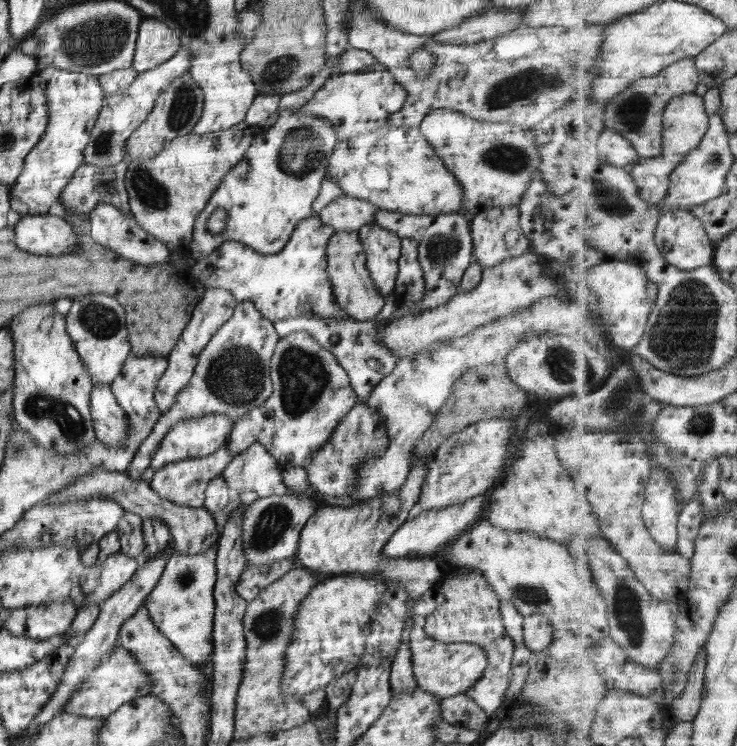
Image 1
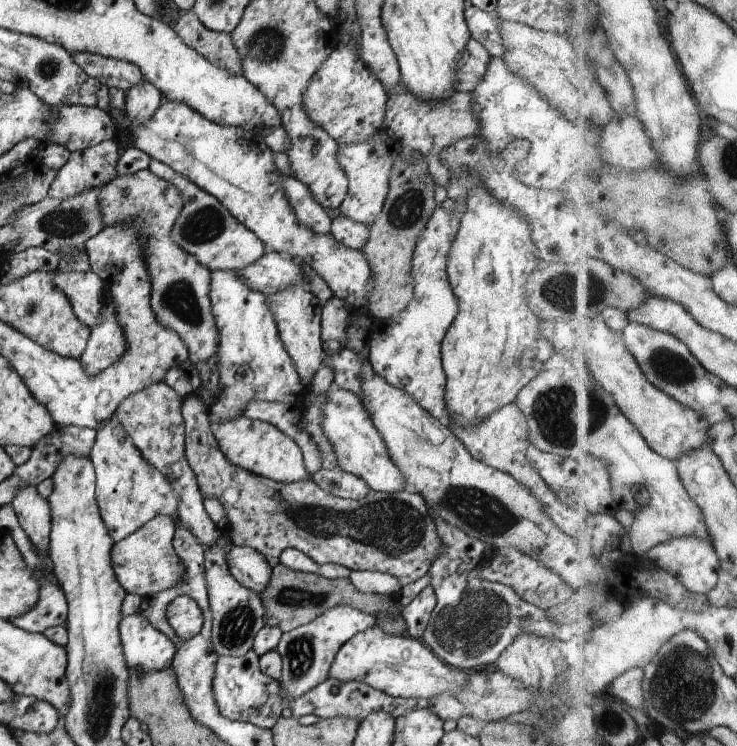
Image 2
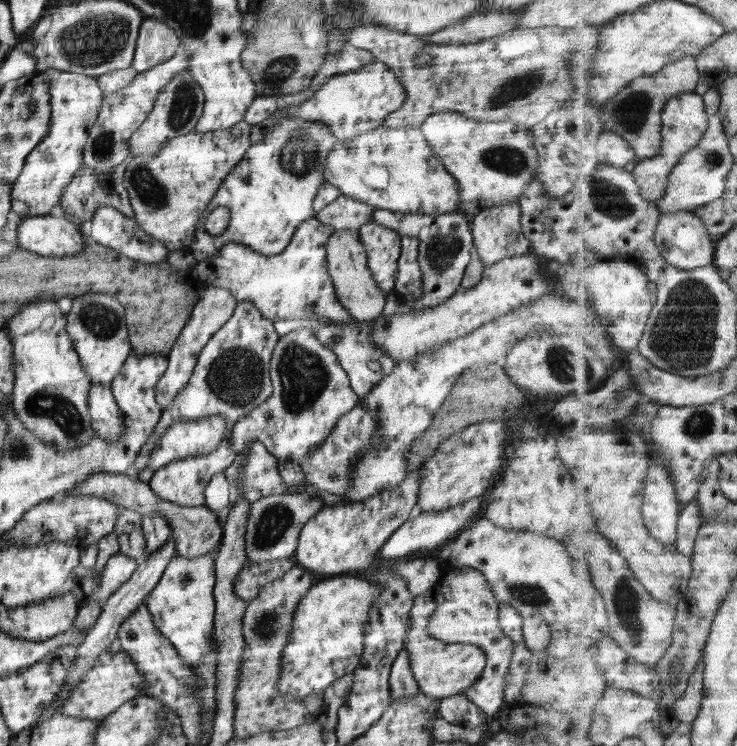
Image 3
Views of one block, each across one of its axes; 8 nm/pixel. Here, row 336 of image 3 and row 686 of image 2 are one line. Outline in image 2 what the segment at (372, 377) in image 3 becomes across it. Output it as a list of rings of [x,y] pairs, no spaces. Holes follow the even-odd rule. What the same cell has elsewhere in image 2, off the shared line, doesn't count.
[[[328,678],[320,683],[316,688],[309,690],[304,696],[291,700],[285,696],[285,689],[279,688],[281,697],[283,698],[283,706],[290,707],[292,716],[299,719],[304,714],[315,714],[321,719],[331,719],[334,717],[344,717],[345,719],[364,720],[371,712],[378,710],[386,711],[394,718],[400,716],[400,700],[402,698],[390,698],[381,690],[371,687],[362,681],[339,681],[335,678]]]

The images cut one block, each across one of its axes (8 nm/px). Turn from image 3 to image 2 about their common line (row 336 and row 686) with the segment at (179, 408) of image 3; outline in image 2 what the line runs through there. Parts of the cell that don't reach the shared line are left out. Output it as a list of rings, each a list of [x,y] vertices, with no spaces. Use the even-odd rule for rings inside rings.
[[[252,649],[239,657],[218,657],[212,688],[220,714],[231,721],[244,721],[263,729],[271,729],[281,717],[284,706],[280,684],[260,670],[259,656]]]

